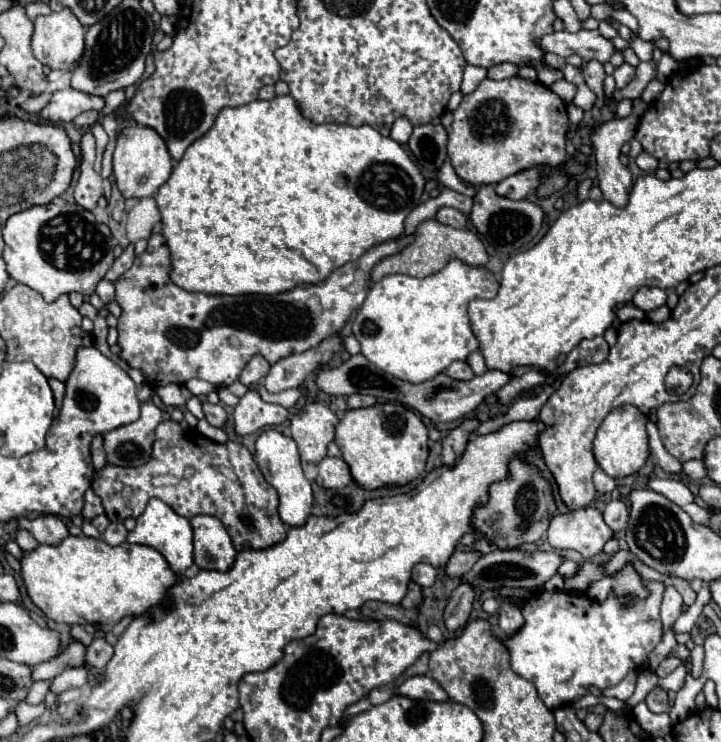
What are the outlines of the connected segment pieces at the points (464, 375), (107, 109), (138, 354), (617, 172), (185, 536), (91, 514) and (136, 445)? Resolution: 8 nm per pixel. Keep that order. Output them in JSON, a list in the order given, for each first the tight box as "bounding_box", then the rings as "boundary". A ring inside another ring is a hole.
[{"bounding_box":[444,361,474,381],"boundary":[[[454,361],[444,373],[448,377],[452,377],[452,379],[458,379],[458,381],[466,381],[466,379],[472,379],[474,377],[474,373],[472,373],[472,369],[468,367],[466,361]]]},{"bounding_box":[99,89,125,118],"boundary":[[[119,89],[109,93],[105,97],[105,107],[99,112],[99,118],[114,112],[125,100],[125,89]]]},{"bounding_box":[116,235,414,387],"boundary":[[[150,235],[148,249],[134,259],[134,265],[116,281],[116,301],[122,305],[122,319],[118,319],[118,345],[120,359],[124,359],[130,367],[140,369],[148,385],[162,387],[168,383],[186,383],[194,377],[214,383],[216,387],[228,387],[238,377],[244,365],[252,355],[262,355],[270,365],[278,359],[284,359],[292,353],[302,353],[310,347],[316,347],[326,337],[338,333],[344,323],[350,319],[352,311],[360,307],[366,297],[372,267],[388,255],[400,253],[406,245],[414,241],[414,235],[406,235],[402,239],[386,241],[368,249],[358,261],[346,263],[332,271],[328,279],[316,285],[300,285],[292,291],[260,297],[260,295],[206,295],[206,293],[190,293],[182,287],[176,287],[170,281],[170,251],[164,235]]]},{"bounding_box":[592,115,638,207],"boundary":[[[630,115],[626,119],[608,121],[592,133],[592,145],[594,145],[594,153],[596,153],[596,169],[598,169],[600,191],[604,193],[604,199],[610,201],[616,207],[626,207],[628,195],[632,191],[632,173],[628,171],[628,167],[624,167],[618,161],[618,149],[622,149],[622,145],[634,137],[636,127],[638,127],[638,117]]]},{"bounding_box":[128,499,192,577],"boundary":[[[150,499],[144,513],[136,519],[134,531],[128,533],[128,543],[140,543],[154,547],[164,555],[164,559],[170,563],[170,569],[182,577],[184,571],[192,565],[192,527],[186,517],[176,515],[164,501],[160,499]]]},{"bounding_box":[82,489,104,519],"boundary":[[[88,489],[88,491],[86,491],[86,503],[84,503],[82,515],[84,515],[84,519],[94,519],[94,517],[100,515],[100,513],[104,513],[102,501],[100,501],[100,497],[98,497],[92,489]]]},{"bounding_box":[104,403,162,467],"boundary":[[[142,403],[138,421],[122,425],[104,435],[108,463],[120,467],[140,467],[148,463],[154,443],[154,431],[162,421],[162,413],[154,403]]]}]

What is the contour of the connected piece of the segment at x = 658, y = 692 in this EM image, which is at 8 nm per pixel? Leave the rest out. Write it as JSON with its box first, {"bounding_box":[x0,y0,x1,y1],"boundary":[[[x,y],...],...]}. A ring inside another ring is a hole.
{"bounding_box":[646,687,668,713],"boundary":[[[656,687],[648,693],[646,697],[646,705],[652,713],[668,713],[668,695],[664,689]]]}

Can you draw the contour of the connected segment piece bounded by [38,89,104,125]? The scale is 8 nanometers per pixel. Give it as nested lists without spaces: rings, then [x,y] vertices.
[[[64,89],[52,95],[50,103],[38,113],[38,117],[46,123],[64,123],[64,121],[72,121],[76,115],[80,115],[82,111],[88,109],[96,109],[100,111],[104,107],[104,99],[102,97],[94,97],[76,89]]]

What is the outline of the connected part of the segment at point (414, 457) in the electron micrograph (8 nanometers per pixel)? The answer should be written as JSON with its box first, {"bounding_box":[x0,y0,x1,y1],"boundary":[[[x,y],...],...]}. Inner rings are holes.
{"bounding_box":[336,403,428,491],"boundary":[[[396,403],[346,411],[336,427],[336,443],[350,467],[352,479],[362,489],[372,491],[388,485],[406,485],[426,467],[428,429],[414,411]]]}

